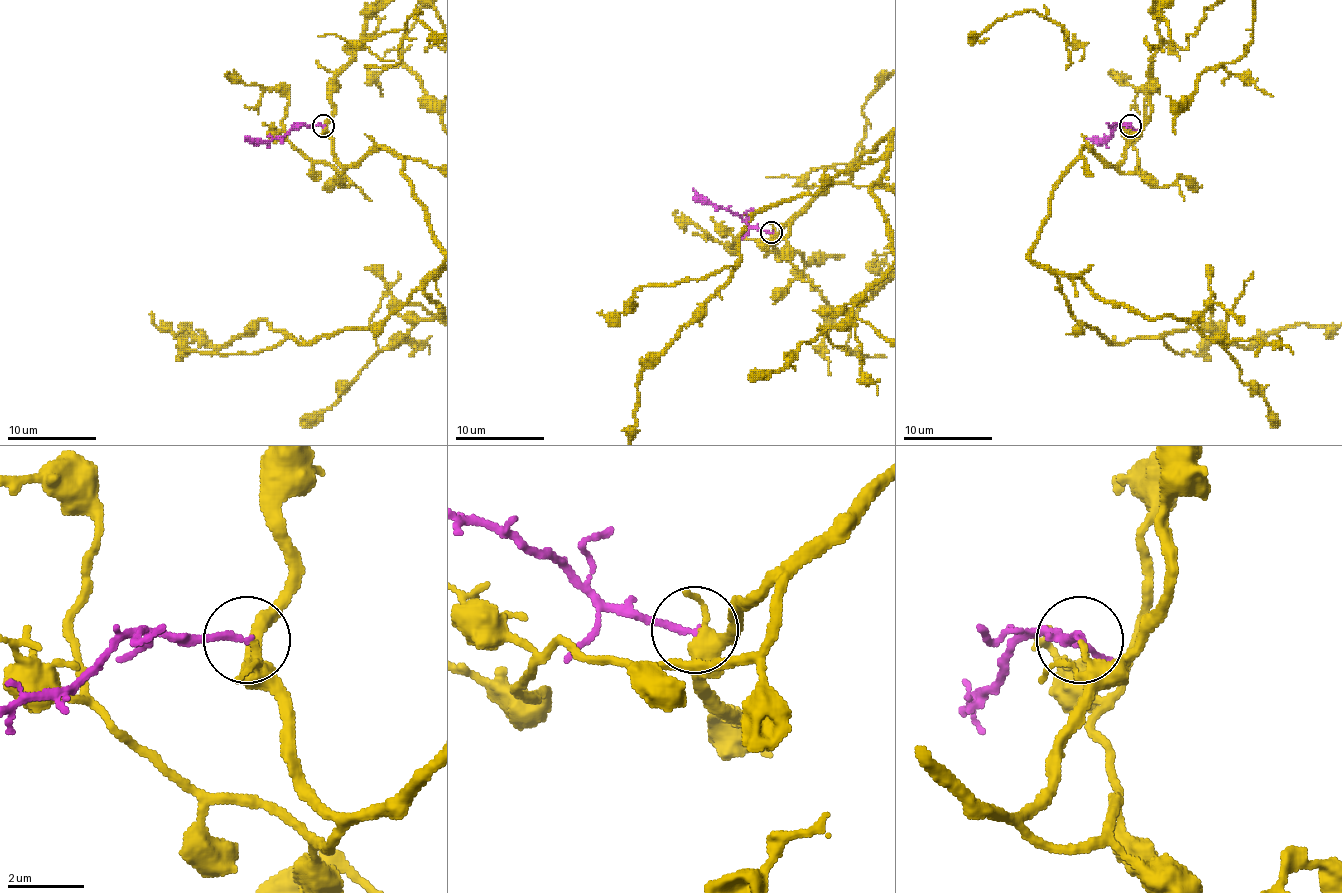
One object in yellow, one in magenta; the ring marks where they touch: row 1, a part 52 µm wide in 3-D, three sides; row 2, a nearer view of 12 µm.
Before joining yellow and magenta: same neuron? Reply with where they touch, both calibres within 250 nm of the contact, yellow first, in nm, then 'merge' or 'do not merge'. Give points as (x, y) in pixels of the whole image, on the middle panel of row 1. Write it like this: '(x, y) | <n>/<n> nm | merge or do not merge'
(771, 232) | 180/170 nm | do not merge

